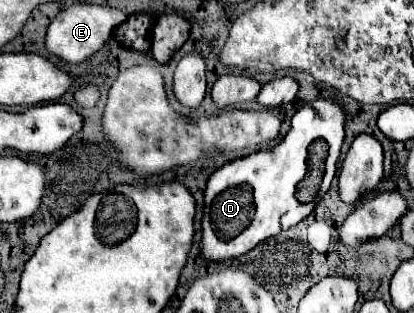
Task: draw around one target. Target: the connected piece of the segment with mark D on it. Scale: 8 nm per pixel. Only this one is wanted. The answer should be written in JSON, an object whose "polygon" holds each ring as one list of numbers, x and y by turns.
{"polygon":[[316,99,306,103,292,117,292,127,282,143,270,151,258,151,248,157,230,161,210,175,204,189,202,239,198,251,206,263,222,263,240,257,252,251,260,241,290,229,312,213,316,203,300,203,294,193,296,185,308,171,308,147,314,139,324,139,328,143,328,157,324,167,336,169,344,141,344,111,334,101]]}

